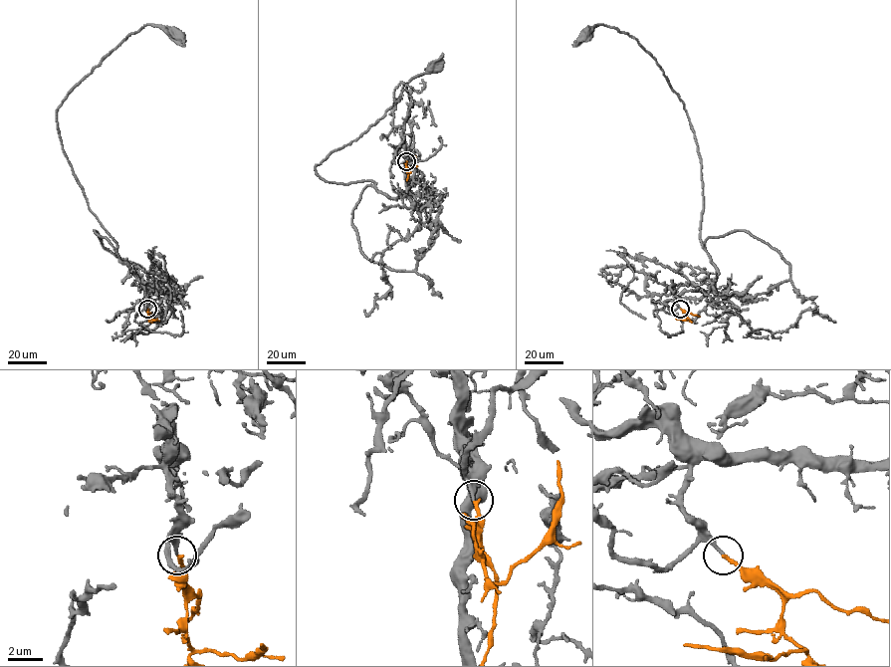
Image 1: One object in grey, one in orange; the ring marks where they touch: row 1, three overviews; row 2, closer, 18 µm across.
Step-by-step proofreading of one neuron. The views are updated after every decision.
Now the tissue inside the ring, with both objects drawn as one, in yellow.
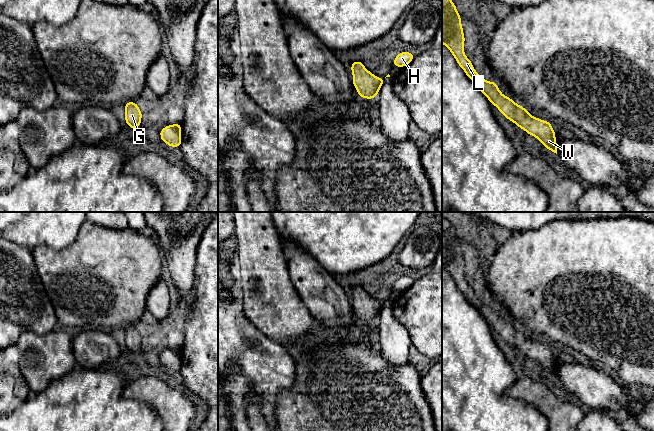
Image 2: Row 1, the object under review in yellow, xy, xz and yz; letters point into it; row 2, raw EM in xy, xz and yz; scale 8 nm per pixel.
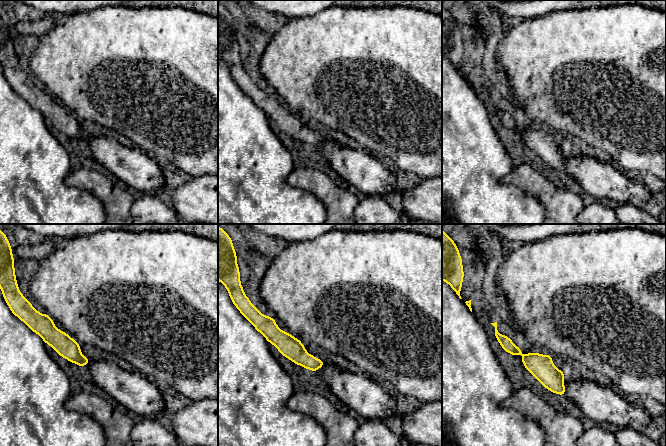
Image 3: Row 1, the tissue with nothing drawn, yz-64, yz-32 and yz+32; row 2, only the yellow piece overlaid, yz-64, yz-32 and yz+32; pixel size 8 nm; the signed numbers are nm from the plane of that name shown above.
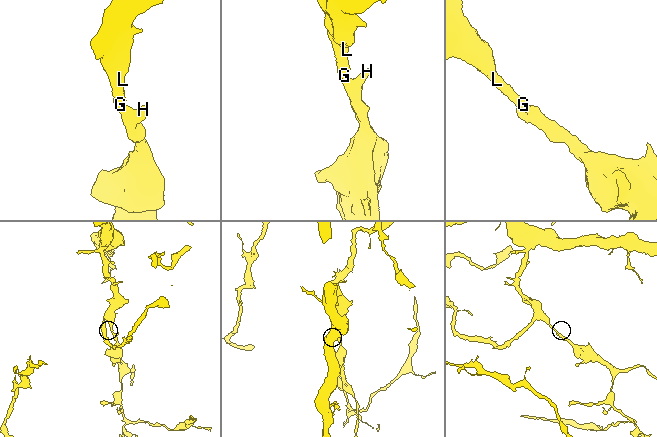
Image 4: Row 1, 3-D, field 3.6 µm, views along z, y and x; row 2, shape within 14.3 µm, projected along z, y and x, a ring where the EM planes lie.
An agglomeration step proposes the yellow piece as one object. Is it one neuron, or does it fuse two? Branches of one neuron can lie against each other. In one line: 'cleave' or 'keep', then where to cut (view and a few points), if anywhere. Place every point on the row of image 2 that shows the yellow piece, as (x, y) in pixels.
keep | no cut

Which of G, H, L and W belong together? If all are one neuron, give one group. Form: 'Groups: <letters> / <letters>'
Groups: G H L W

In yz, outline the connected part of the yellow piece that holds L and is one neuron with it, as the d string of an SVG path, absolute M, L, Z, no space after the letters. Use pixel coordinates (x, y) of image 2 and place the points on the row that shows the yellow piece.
M442 0L442 43L451 51L458 65L504 117L539 139L545 148L557 154L556 133L552 129L551 122L532 117L527 109L504 96L496 82L484 80L475 71L470 59L465 56L464 41L461 17L456 6L452 0Z

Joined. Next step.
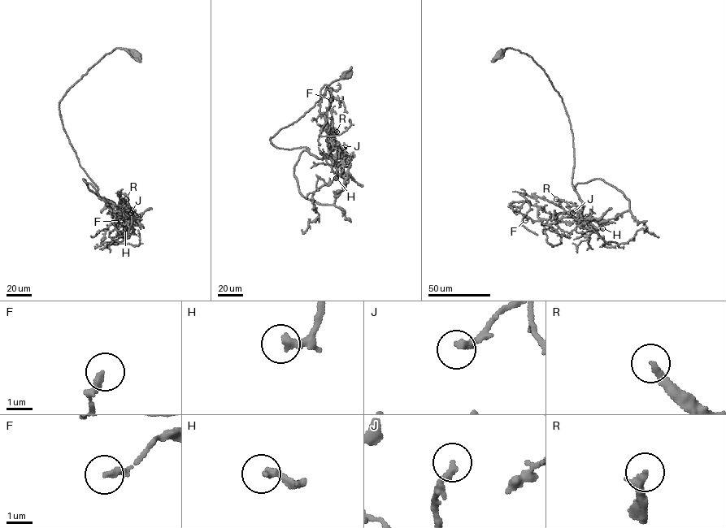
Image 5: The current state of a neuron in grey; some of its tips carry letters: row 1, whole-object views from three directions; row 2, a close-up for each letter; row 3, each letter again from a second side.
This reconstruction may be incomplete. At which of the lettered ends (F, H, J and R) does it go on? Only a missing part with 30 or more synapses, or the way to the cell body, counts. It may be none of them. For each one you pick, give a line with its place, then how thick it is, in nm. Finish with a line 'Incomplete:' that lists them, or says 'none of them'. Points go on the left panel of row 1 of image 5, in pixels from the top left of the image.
H: Place: (125, 228). Thickness 280 nm
Incomplete: H

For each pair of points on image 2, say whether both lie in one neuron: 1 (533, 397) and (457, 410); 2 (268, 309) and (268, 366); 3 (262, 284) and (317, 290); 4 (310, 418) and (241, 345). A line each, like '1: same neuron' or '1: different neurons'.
1: different neurons
2: different neurons
3: different neurons
4: different neurons

